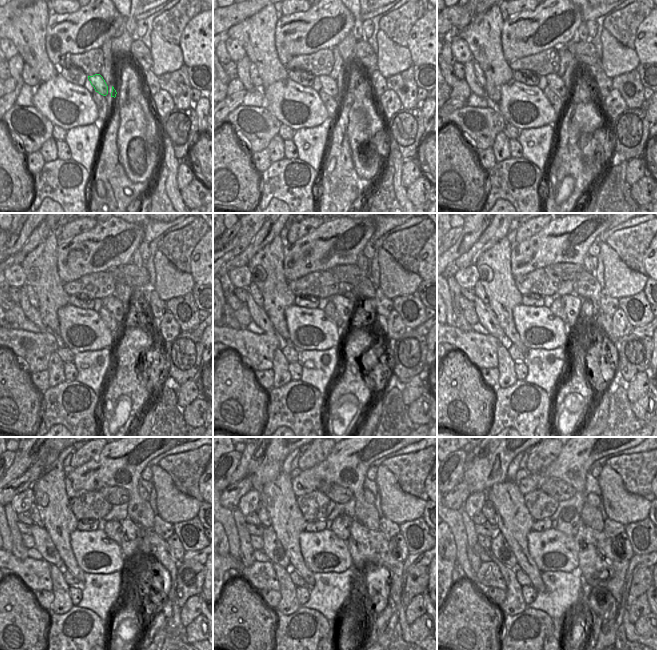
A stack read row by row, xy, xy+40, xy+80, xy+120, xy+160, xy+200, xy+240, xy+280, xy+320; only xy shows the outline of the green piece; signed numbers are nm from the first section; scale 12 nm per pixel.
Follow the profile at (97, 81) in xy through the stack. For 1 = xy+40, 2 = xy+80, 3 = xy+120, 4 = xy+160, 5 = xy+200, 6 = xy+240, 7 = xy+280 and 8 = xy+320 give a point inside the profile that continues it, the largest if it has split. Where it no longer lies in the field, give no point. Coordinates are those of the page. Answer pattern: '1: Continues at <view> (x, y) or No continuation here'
1: Continues at xy+40 (329, 85)
2: Continues at xy+80 (554, 82)
3: Continues at xy+120 (120, 310)
4: Continues at xy+160 (347, 309)
5: Continues at xy+200 (581, 315)
6: Continues at xy+240 (141, 546)
7: Continues at xy+280 (377, 565)
8: Continues at xy+320 (601, 565).

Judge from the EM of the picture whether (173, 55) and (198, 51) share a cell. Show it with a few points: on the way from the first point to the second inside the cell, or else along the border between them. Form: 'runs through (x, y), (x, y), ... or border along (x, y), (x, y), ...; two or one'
border along (178, 45), (184, 64); two

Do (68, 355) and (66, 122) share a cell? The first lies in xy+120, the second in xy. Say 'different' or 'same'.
different

